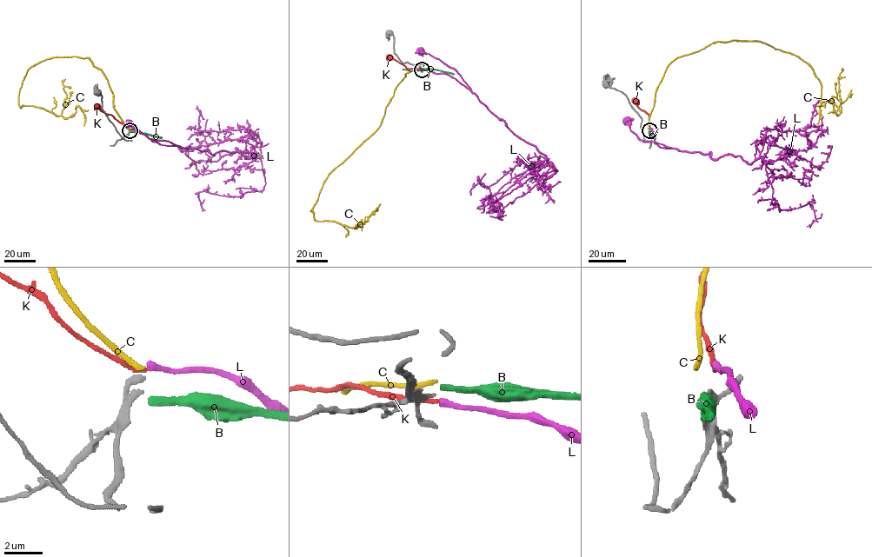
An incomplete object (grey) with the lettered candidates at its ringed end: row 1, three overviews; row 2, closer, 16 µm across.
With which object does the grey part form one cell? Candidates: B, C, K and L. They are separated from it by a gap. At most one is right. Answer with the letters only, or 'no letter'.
no letter

